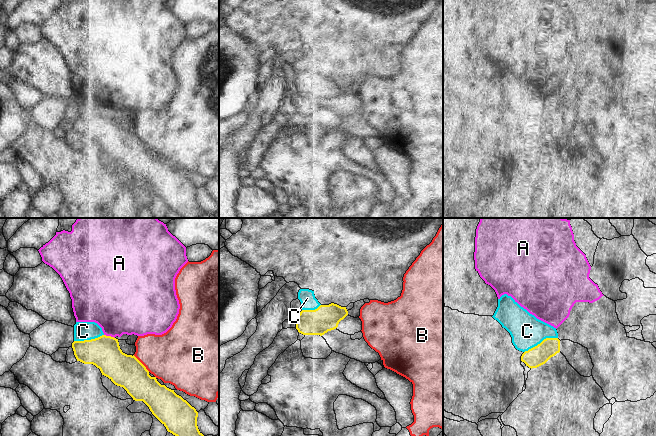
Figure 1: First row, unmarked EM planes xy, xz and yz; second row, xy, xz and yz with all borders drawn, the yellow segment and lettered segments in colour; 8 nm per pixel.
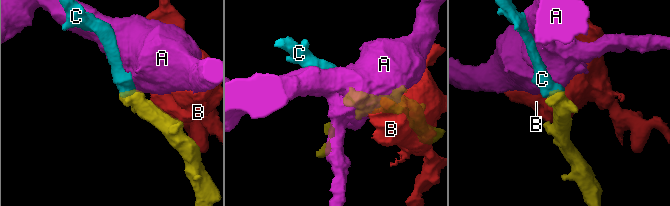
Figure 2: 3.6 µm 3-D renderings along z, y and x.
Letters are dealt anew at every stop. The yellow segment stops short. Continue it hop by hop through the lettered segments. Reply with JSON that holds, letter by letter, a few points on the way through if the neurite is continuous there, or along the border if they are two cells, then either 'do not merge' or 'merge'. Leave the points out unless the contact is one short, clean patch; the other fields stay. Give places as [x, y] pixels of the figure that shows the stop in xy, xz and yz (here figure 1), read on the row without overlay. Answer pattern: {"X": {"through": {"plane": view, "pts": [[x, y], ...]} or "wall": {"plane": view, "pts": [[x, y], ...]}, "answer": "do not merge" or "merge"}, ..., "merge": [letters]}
{"A": {"wall": {"plane": "xy", "pts": [[104, 110], [114, 114]]}, "answer": "do not merge"}, "B": {"answer": "do not merge"}, "C": {"answer": "merge"}, "merge": ["C"]}

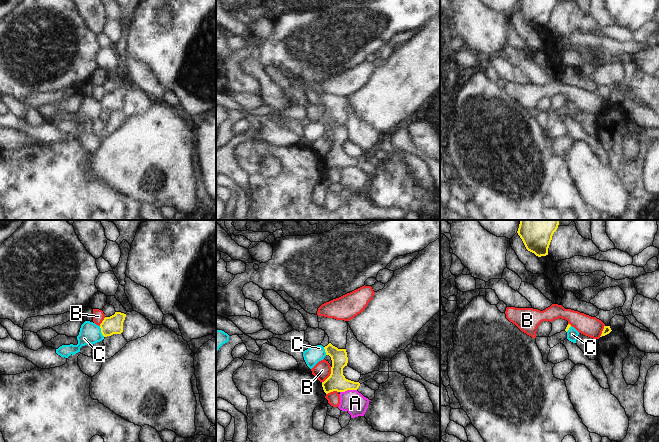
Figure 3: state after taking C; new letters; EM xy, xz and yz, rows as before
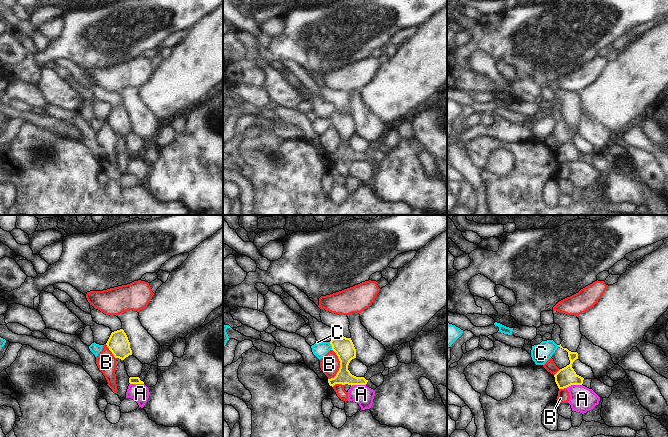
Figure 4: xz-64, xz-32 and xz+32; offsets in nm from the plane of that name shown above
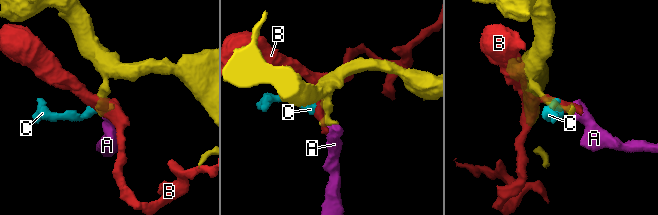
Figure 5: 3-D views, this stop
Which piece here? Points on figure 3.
{"A": {"wall": {"plane": "xz", "pts": [[356, 165], [347, 165], [340, 168]]}, "answer": "do not merge"}, "B": {"answer": "do not merge"}, "C": {"answer": "merge"}, "merge": ["C"]}

